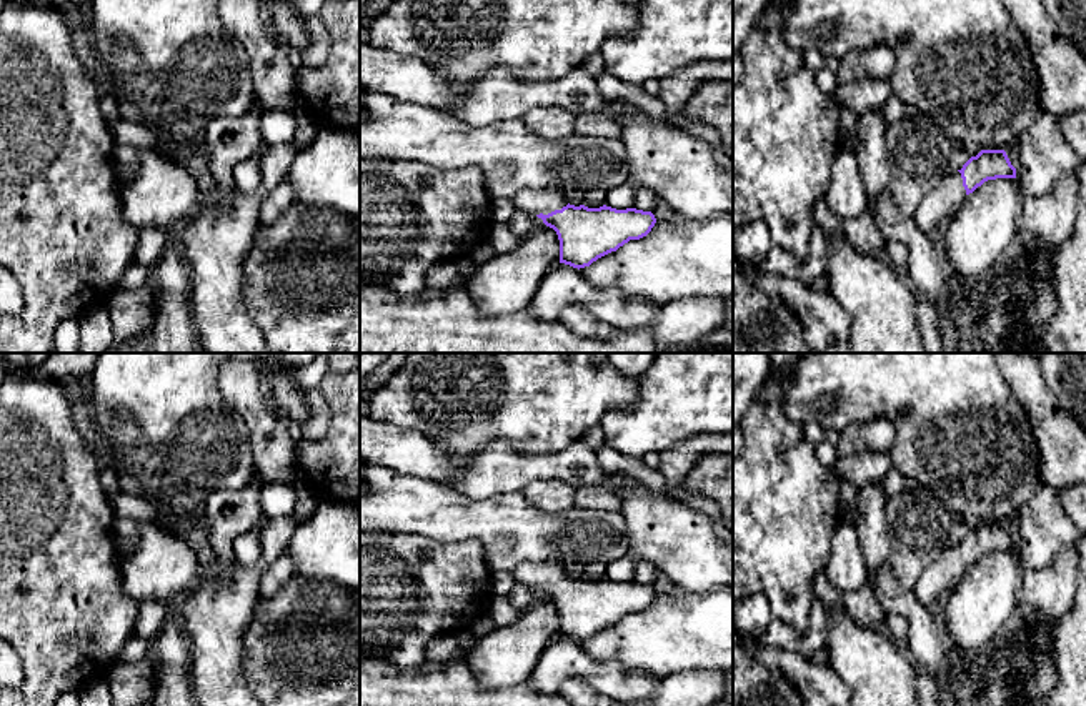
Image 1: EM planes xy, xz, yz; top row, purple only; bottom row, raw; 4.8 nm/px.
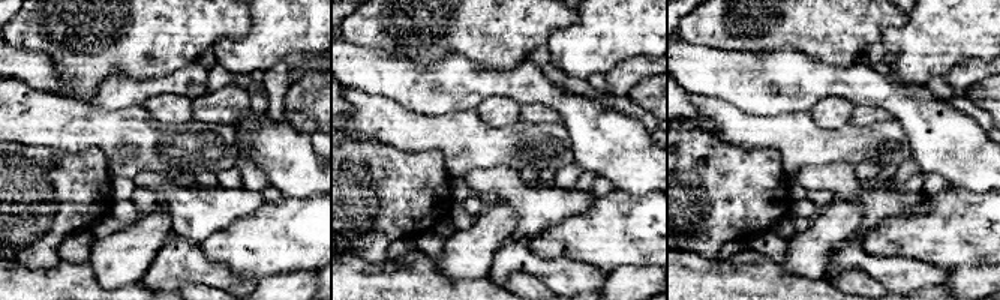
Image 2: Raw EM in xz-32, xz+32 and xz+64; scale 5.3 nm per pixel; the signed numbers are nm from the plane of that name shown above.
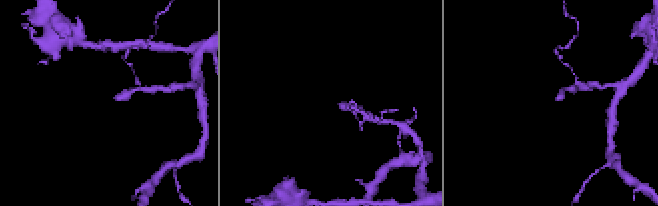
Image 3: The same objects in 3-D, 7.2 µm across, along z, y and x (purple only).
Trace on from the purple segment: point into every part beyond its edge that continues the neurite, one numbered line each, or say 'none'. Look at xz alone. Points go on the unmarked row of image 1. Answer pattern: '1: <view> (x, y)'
1: xz (545, 573)

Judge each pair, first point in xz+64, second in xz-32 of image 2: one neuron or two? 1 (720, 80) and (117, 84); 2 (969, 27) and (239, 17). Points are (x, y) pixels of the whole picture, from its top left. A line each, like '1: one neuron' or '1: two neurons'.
1: one neuron
2: two neurons

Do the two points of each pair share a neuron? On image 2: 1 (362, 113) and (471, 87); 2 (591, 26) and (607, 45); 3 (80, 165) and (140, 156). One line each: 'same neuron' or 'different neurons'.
1: different neurons
2: same neuron
3: different neurons

